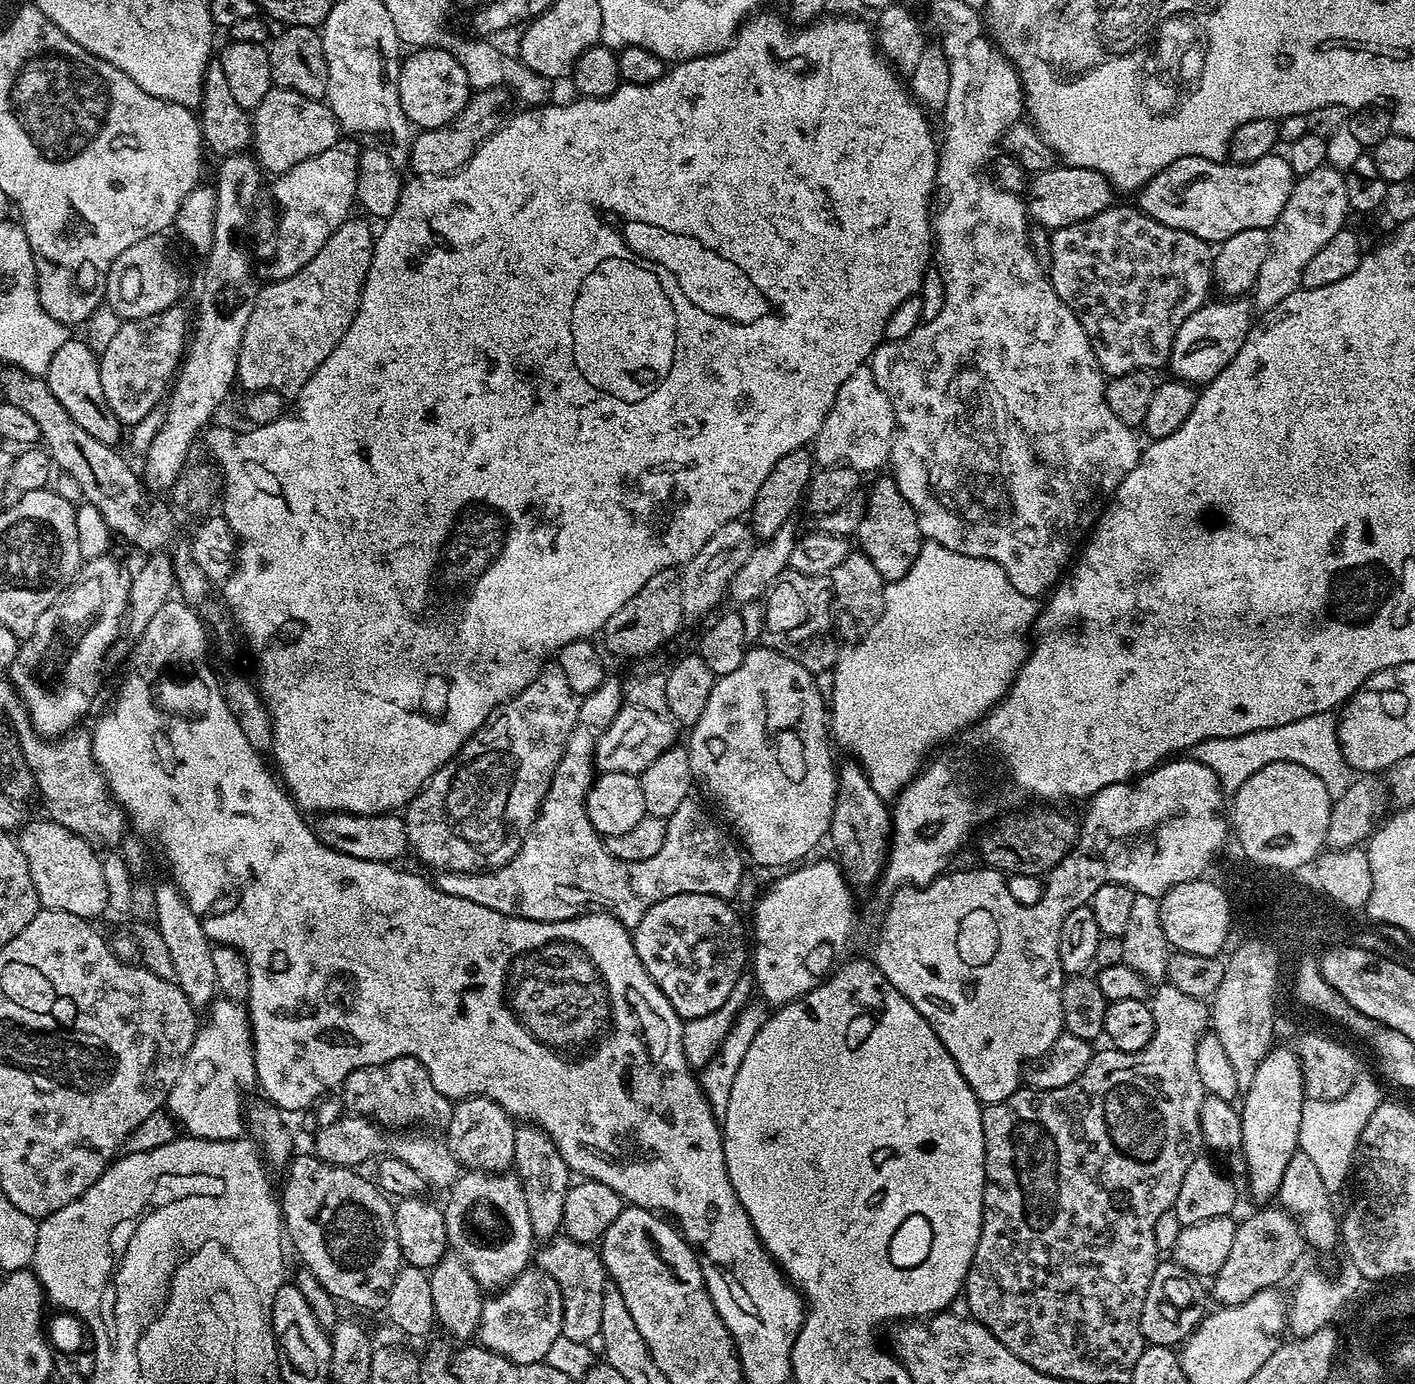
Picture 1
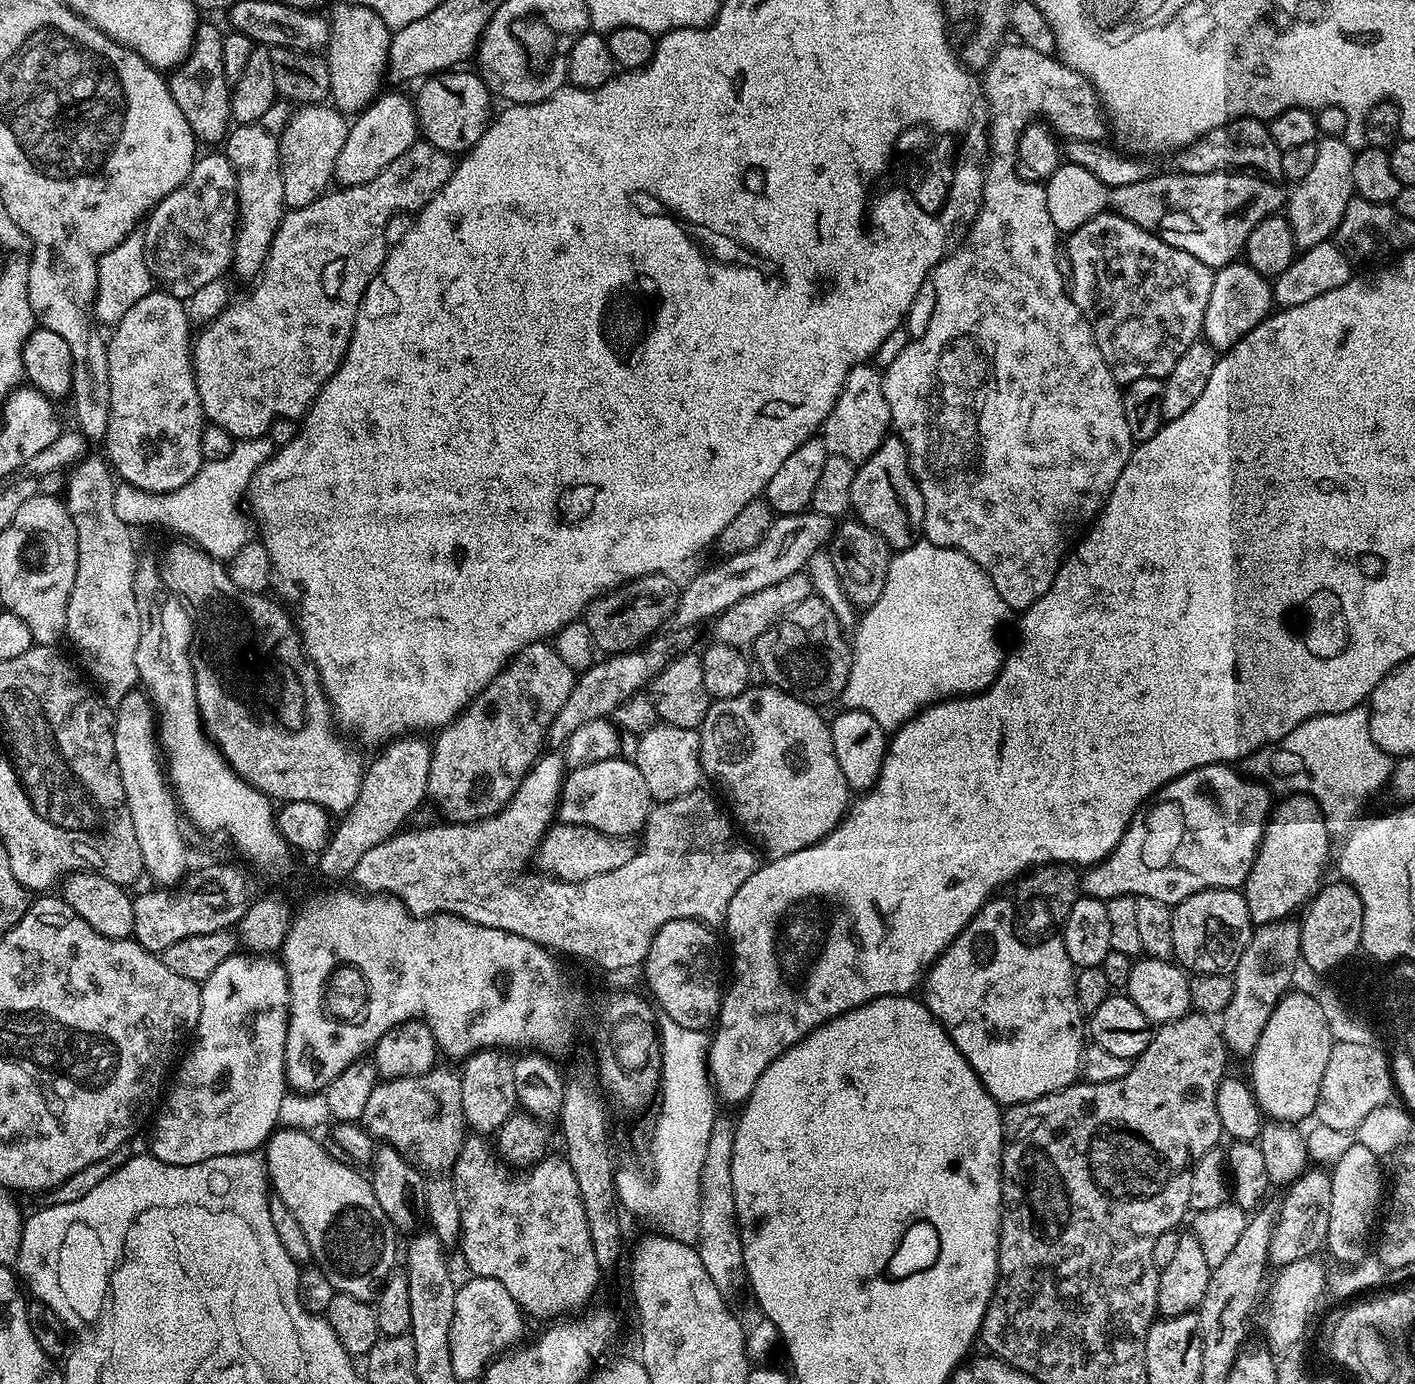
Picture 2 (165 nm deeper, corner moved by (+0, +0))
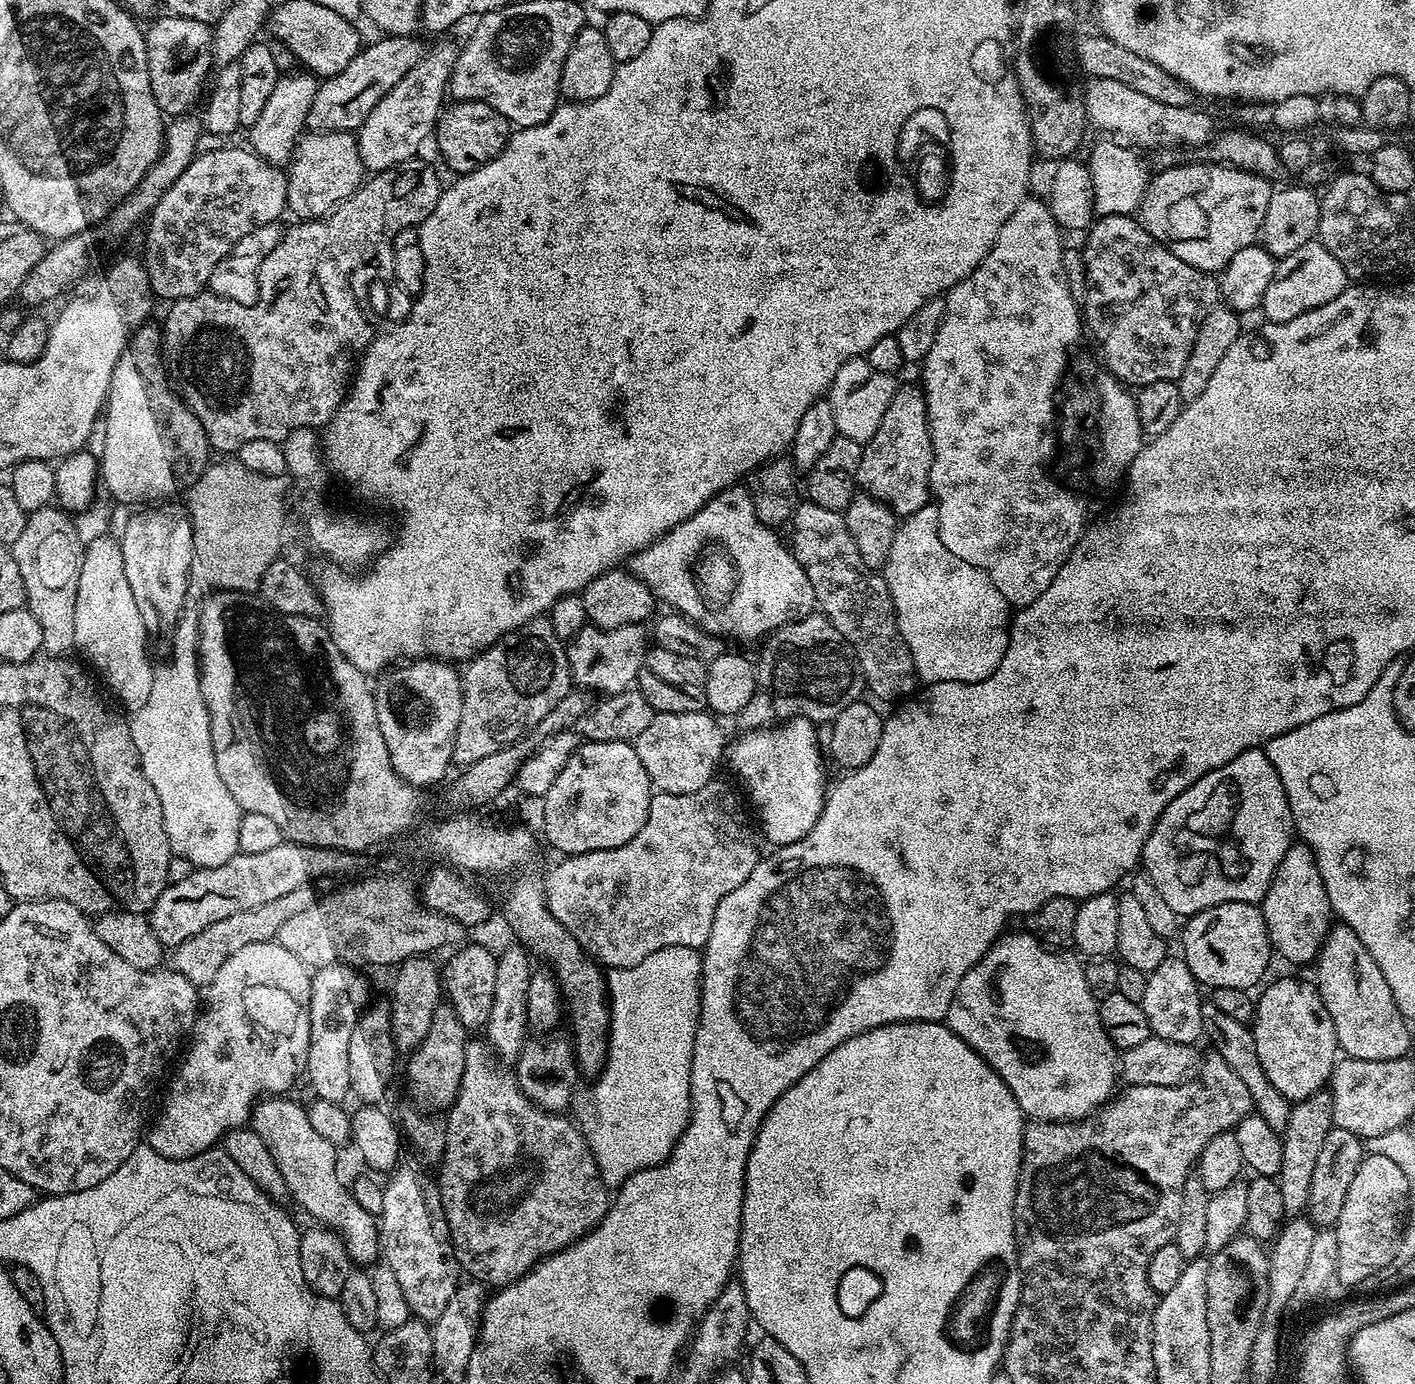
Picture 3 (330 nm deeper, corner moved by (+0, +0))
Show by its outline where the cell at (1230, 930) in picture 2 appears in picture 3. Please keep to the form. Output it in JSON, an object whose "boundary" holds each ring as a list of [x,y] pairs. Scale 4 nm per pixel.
{"boundary":[[[1222,902],[1202,910],[1198,914],[1187,917],[1182,924],[1184,936],[1184,952],[1182,959],[1190,966],[1190,974],[1205,989],[1214,988],[1243,988],[1252,990],[1252,987],[1264,976],[1268,963],[1274,960],[1272,944],[1268,940],[1268,931],[1264,921],[1263,911],[1257,905],[1246,902]]]}

